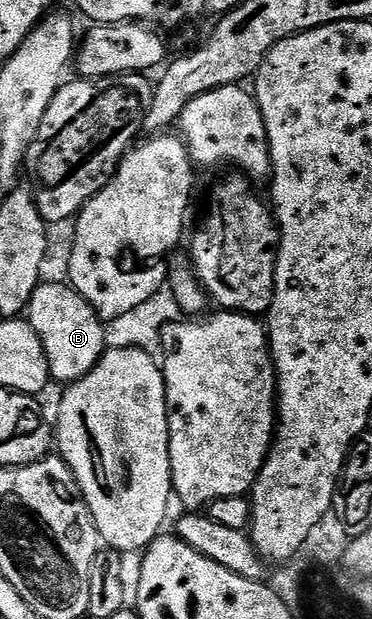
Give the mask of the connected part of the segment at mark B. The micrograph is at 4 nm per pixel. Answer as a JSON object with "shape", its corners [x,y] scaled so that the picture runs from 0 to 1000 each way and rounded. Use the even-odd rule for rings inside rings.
{"shape":[[[108,457],[75,489],[70,515],[124,565],[140,614],[164,614],[164,622],[180,624],[196,614],[242,604],[285,567],[282,519],[247,499],[242,488],[231,488],[231,481],[207,475],[191,457]]]}

